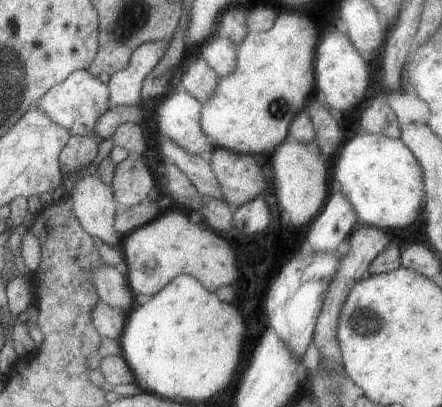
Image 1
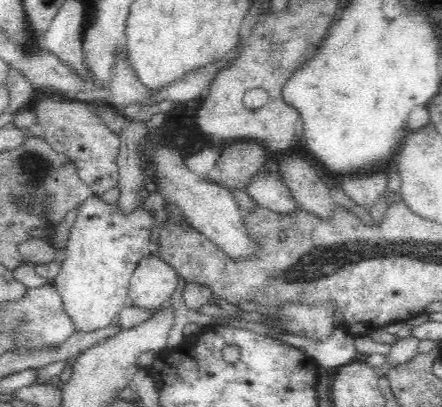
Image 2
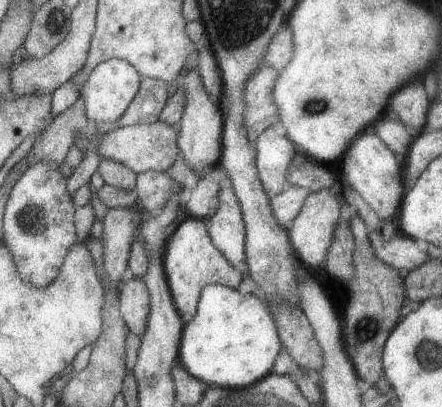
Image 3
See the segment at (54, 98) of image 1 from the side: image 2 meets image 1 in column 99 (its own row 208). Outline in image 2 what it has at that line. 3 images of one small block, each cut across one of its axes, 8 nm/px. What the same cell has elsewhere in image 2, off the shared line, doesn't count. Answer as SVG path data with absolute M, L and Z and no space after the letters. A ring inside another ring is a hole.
M86 198L76 224L70 230L70 240L66 246L66 260L58 276L52 280L58 294L62 296L62 306L70 318L76 332L94 332L110 328L120 312L126 308L128 288L132 274L142 258L154 254L152 242L152 216L138 208L134 214L118 212L116 204L106 204L100 198Z

